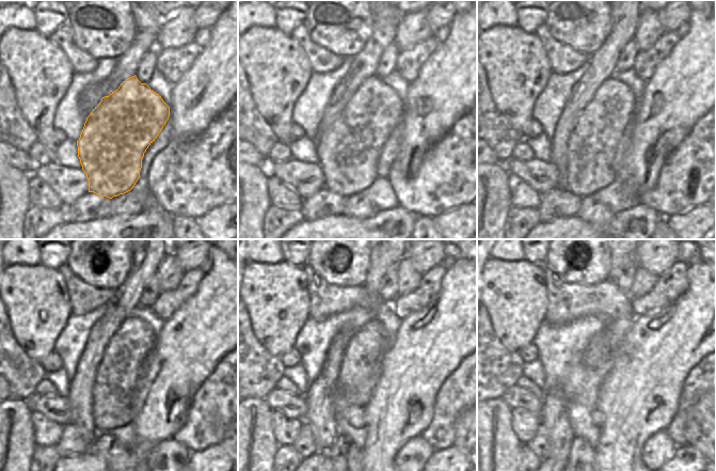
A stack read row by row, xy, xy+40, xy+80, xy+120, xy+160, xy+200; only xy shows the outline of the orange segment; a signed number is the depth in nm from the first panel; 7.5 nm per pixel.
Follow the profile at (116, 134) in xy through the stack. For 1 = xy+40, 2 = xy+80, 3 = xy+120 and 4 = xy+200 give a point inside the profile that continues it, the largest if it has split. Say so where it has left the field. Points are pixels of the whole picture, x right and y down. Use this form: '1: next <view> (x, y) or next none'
1: next xy+40 (348, 151)
2: next xy+80 (592, 144)
3: next xy+120 (116, 376)
4: next xy+200 (598, 418)

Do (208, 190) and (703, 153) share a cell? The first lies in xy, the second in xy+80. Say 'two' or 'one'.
one

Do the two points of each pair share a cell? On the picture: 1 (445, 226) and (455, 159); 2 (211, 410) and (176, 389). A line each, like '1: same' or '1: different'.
1: different
2: different

